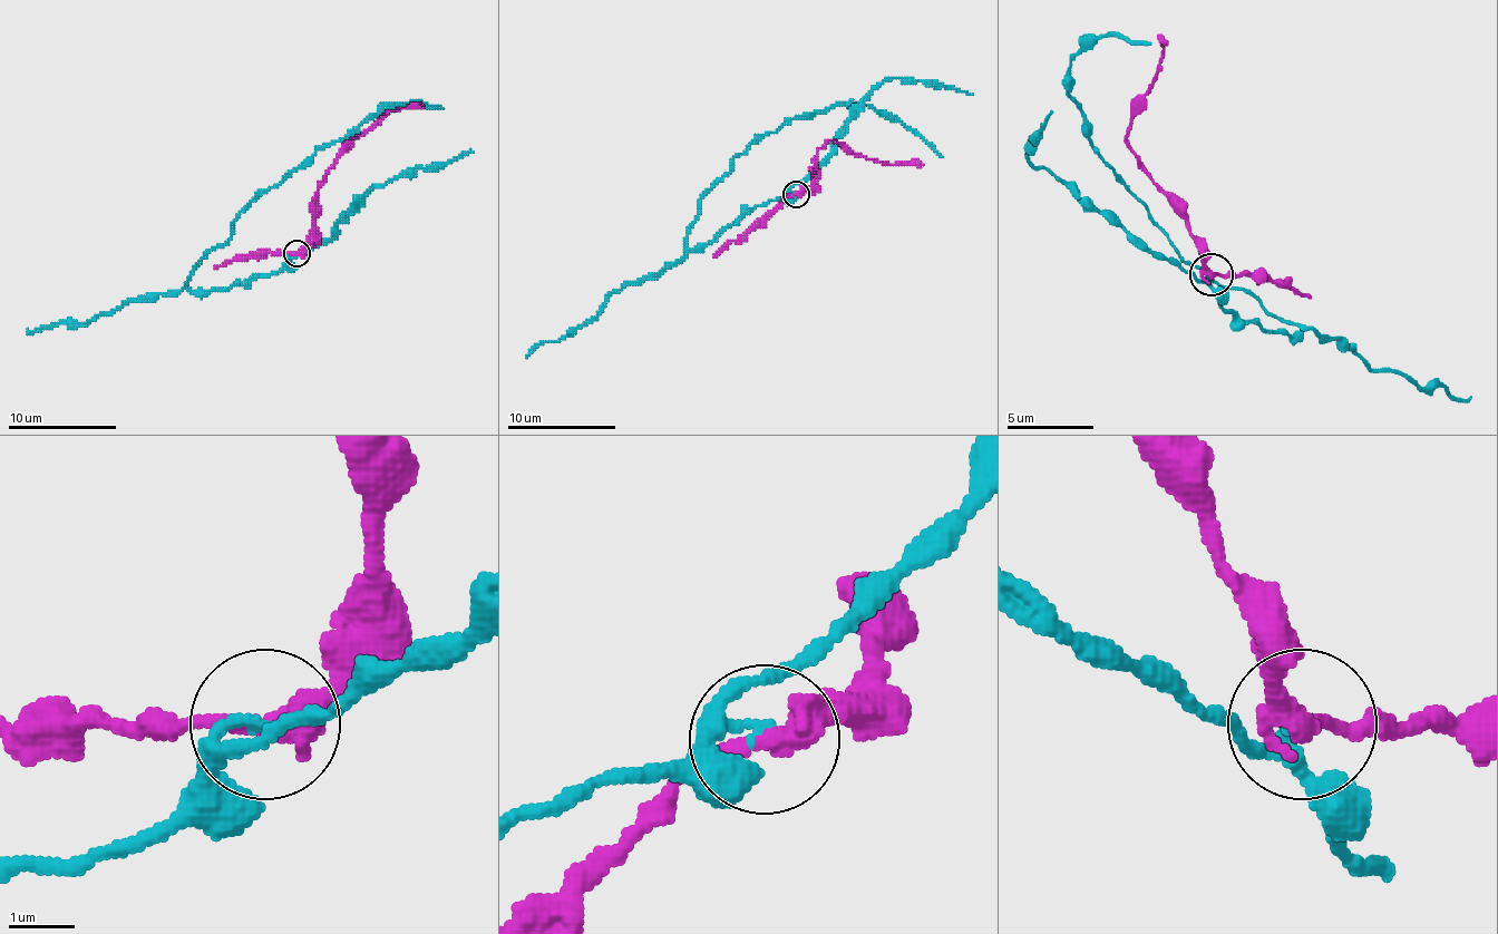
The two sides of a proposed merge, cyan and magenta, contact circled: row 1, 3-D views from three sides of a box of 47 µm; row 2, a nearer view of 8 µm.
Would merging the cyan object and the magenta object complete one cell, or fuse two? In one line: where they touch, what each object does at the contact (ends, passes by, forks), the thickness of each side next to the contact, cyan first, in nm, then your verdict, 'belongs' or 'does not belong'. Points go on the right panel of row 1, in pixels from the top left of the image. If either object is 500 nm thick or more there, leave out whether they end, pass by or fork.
place (1210, 274); cyan passes by; magenta passes by; calibres 130 and 360 nm; does not belong

